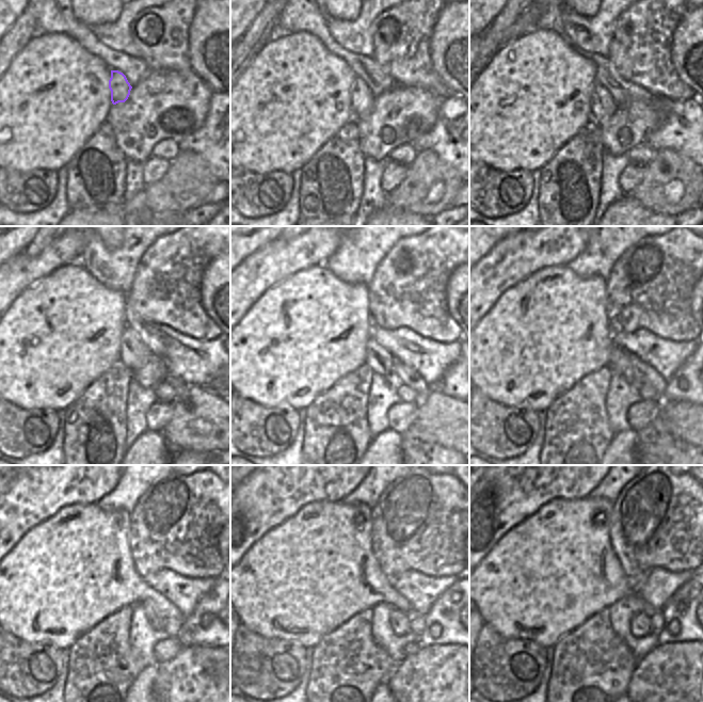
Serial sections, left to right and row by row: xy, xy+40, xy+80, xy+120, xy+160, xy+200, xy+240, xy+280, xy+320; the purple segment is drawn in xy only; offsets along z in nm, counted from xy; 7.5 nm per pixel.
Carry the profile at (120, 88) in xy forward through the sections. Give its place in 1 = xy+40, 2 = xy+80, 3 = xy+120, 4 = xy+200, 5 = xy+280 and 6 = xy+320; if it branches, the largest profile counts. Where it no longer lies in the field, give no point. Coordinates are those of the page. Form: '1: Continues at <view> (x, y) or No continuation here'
1: Continues at xy+40 (362, 98)
2: Continues at xy+80 (603, 106)
3: Continues at xy+120 (133, 353)
4: Continues at xy+200 (619, 362)
5: Continues at xy+280 (399, 621)
6: Continues at xy+320 (640, 624).

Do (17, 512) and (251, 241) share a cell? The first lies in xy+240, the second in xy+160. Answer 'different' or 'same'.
different

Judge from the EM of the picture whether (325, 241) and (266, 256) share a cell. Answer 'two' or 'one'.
one

